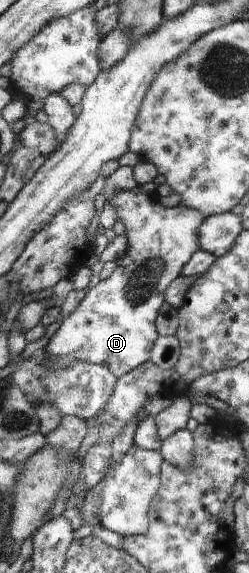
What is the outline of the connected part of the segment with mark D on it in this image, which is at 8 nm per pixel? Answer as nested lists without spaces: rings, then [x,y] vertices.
[[[139,187],[117,193],[109,203],[117,209],[117,219],[125,223],[125,234],[128,240],[126,255],[117,259],[118,265],[109,278],[100,280],[68,318],[64,318],[59,329],[49,339],[44,352],[53,359],[55,368],[67,368],[74,362],[83,361],[91,364],[106,364],[112,373],[119,378],[144,363],[150,362],[150,350],[159,333],[155,324],[158,310],[165,302],[164,292],[167,287],[181,275],[182,268],[198,250],[197,227],[204,217],[196,210],[178,205],[164,208],[159,205],[160,196],[155,192],[144,194]]]

